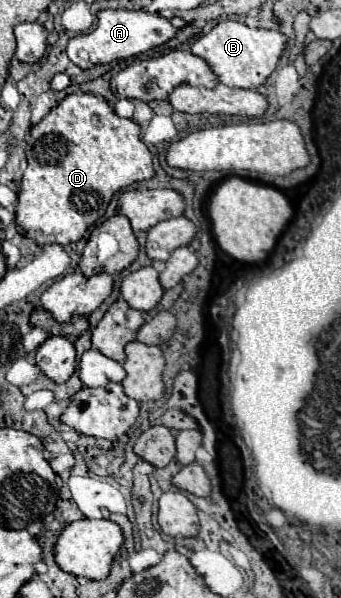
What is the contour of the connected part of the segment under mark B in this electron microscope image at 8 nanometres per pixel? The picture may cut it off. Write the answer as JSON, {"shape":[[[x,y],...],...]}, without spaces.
{"shape":[[[223,20],[211,32],[199,36],[191,44],[191,52],[209,64],[209,68],[215,72],[219,84],[225,84],[231,88],[255,90],[261,84],[265,84],[265,80],[277,68],[279,58],[285,50],[285,42],[287,42],[287,36],[283,36],[279,32],[249,28],[249,26],[233,22],[233,20]]]}

